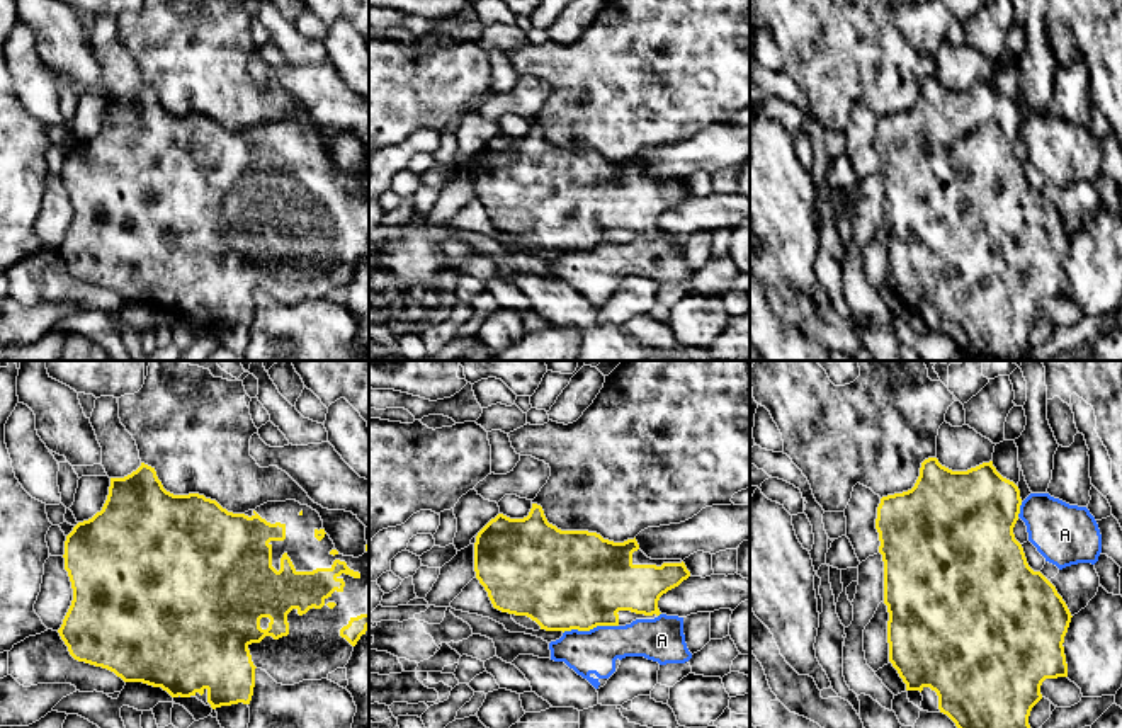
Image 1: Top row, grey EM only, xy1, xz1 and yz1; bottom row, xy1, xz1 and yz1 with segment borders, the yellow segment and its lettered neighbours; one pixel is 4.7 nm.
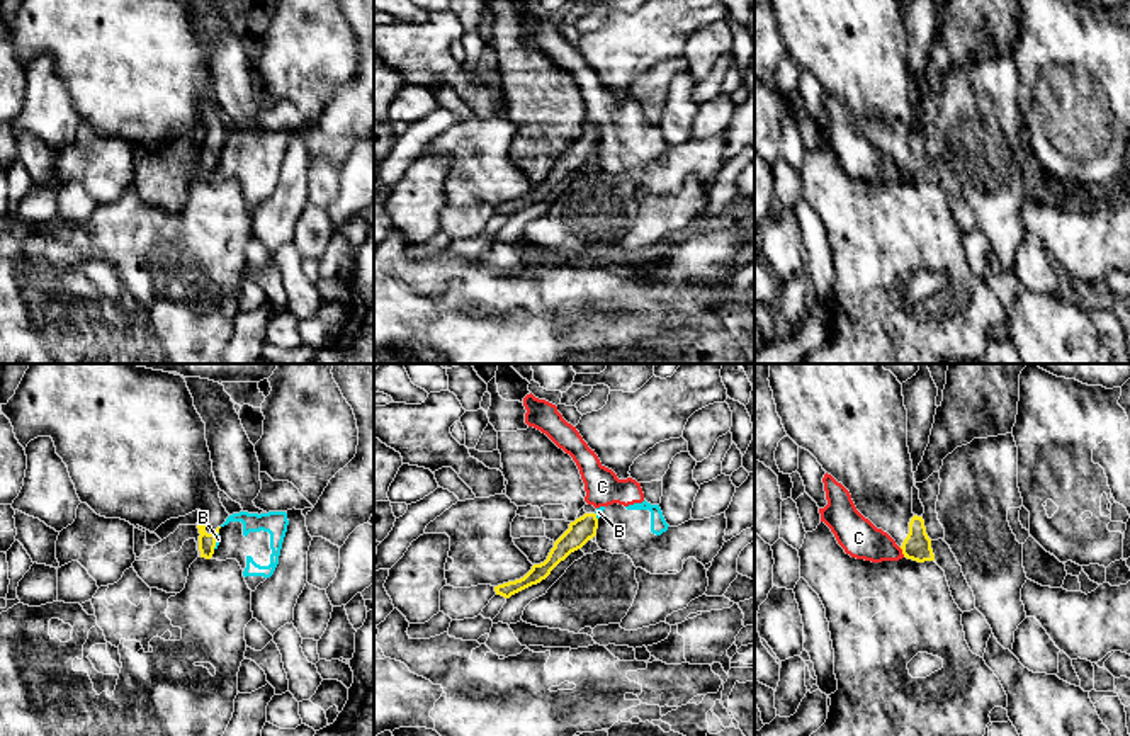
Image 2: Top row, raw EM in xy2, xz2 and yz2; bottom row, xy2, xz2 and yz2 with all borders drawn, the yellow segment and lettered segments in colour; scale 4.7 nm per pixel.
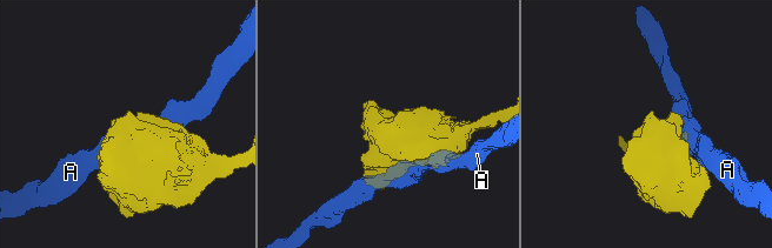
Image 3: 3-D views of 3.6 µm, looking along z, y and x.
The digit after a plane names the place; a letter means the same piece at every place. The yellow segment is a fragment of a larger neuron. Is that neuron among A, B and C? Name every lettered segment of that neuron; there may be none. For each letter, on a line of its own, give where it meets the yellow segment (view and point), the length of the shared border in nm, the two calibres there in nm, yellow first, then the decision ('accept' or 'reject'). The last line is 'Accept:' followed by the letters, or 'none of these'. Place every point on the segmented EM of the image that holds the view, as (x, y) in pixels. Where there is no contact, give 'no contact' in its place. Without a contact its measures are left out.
A: contact xz1 (590, 628); length 260 nm; calibres 460 and 200 nm; reject
B: contact xy2 (214, 541); length 80 nm; calibres 80 and 20 nm; reject
C: contact yz2 (903, 553); length 50 nm; calibres 140 and 180 nm; reject
Accept: none of these

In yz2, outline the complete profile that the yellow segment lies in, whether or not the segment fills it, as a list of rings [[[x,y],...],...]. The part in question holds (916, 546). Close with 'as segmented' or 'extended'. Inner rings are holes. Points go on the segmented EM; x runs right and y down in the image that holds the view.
[[[770,364],[768,381],[787,435],[850,491],[856,510],[887,532],[904,558],[935,561],[924,520],[912,513],[907,410],[897,377],[882,364]]]; extended

